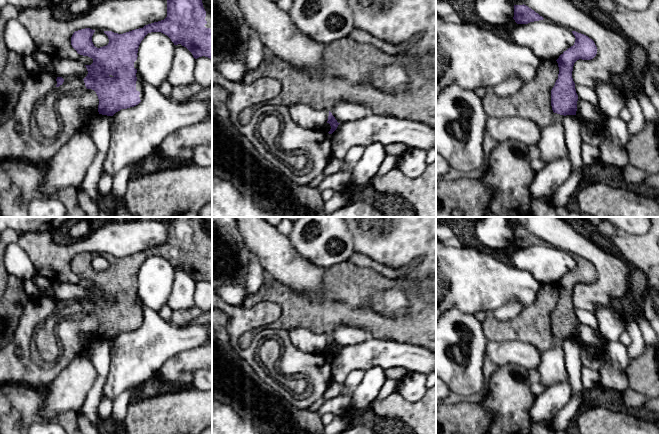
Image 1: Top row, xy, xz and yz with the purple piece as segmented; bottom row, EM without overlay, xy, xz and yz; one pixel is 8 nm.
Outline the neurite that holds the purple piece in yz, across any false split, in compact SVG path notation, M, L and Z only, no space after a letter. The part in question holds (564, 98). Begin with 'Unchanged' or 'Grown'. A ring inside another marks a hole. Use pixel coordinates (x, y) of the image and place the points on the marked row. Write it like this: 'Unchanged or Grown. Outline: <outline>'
Unchanged. Outline: M572 31L575 36L575 43L573 46L564 51L556 60L559 67L558 79L551 90L551 106L554 113L560 115L576 115L578 95L575 89L575 83L572 78L572 71L574 63L579 60L591 60L597 54L597 47L592 39L588 36Z

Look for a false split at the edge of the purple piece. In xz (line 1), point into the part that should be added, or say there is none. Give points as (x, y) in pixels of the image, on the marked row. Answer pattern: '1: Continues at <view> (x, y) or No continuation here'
1: No continuation here

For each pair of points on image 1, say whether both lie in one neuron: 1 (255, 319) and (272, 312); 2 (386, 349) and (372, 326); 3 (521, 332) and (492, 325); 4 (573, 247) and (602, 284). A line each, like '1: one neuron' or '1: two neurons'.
1: one neuron
2: two neurons
3: one neuron
4: one neuron

